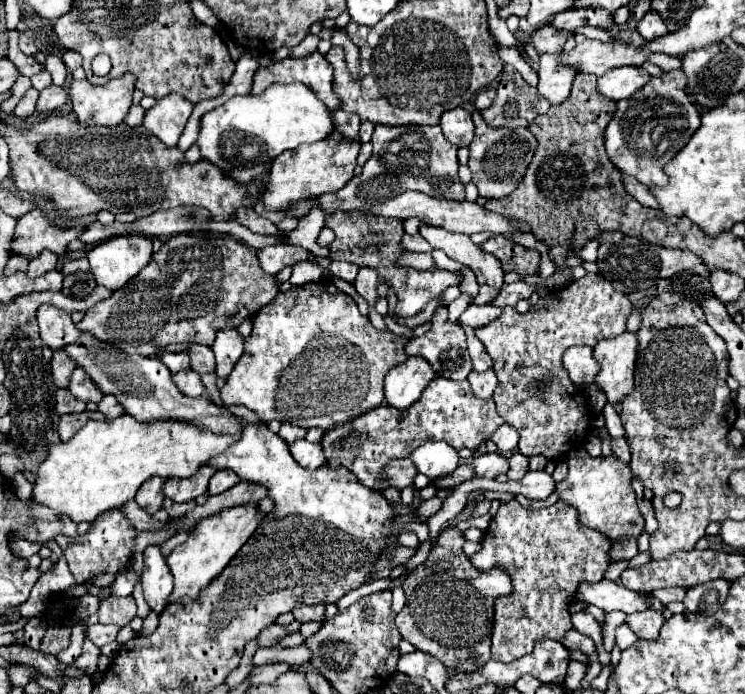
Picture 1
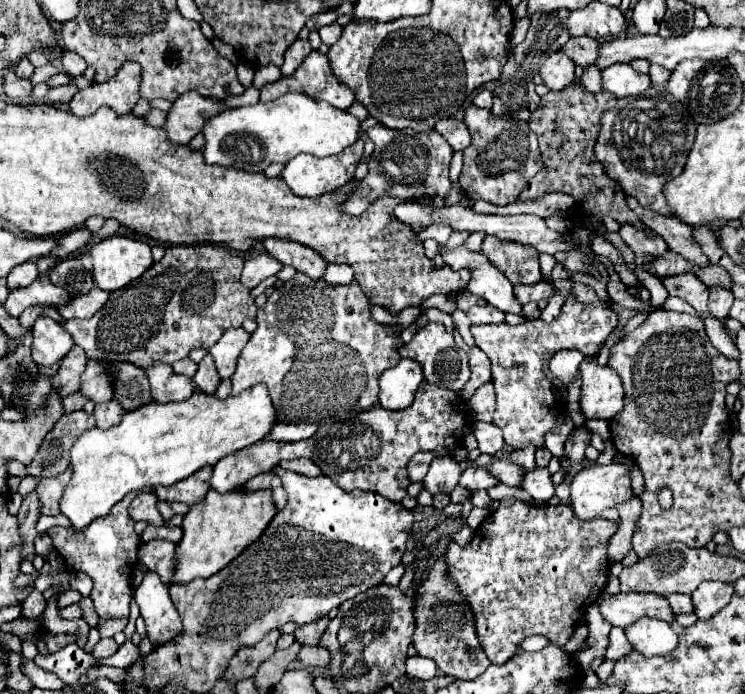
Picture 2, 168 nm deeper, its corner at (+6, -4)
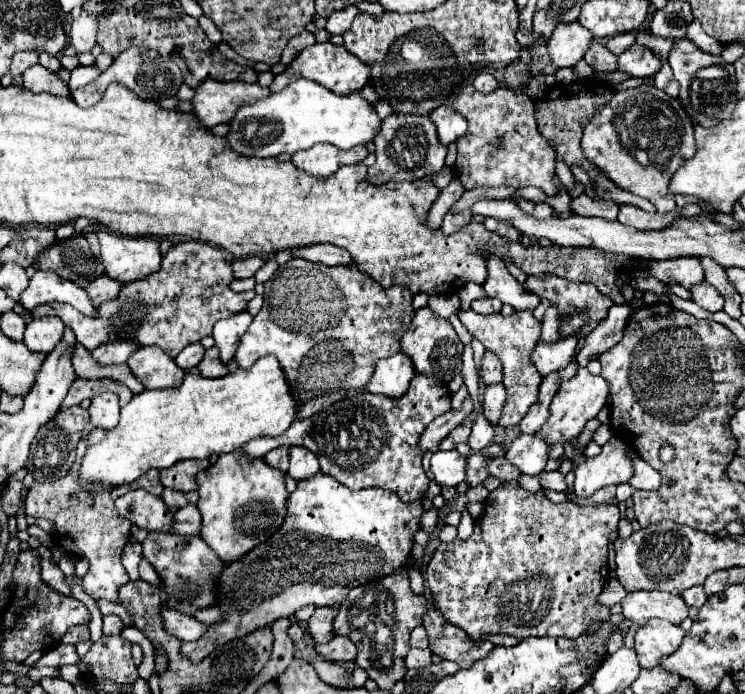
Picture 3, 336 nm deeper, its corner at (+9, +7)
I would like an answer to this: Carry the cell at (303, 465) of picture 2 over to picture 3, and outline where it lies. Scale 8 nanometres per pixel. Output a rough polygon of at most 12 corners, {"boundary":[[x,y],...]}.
{"boundary":[[290,448],[288,476],[302,480],[320,470],[316,454]]}

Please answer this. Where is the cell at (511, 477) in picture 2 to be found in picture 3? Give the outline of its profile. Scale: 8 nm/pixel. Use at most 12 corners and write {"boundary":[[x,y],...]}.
{"boundary":[[518,436],[504,458],[534,476],[548,462],[538,436]]}

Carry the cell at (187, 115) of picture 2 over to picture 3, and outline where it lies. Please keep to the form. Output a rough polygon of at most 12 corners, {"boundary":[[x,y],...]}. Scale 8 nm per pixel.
{"boundary":[[204,80],[190,100],[198,124],[232,120],[236,108],[270,96],[244,82]]}

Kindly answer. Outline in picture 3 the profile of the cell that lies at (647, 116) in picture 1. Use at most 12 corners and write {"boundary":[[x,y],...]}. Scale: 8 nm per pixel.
{"boundary":[[618,90],[582,148],[616,186],[658,212],[698,202],[668,192],[694,156],[680,100]]}

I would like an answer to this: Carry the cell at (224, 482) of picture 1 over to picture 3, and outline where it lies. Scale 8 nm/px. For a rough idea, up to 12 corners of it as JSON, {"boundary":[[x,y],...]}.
{"boundary":[[416,374],[402,398],[354,392],[246,458],[280,446],[326,456],[350,490],[402,500],[428,488],[420,432],[450,410],[444,382]]}

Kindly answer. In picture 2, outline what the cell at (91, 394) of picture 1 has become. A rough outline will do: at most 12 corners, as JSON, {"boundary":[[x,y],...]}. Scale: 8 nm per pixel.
{"boundary":[[87,361],[81,393],[95,403],[113,399],[111,363]]}

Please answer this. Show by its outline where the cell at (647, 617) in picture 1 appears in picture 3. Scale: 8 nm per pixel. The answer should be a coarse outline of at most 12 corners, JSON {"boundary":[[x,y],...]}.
{"boundary":[[660,618],[636,632],[636,654],[646,670],[672,654],[686,632]]}

